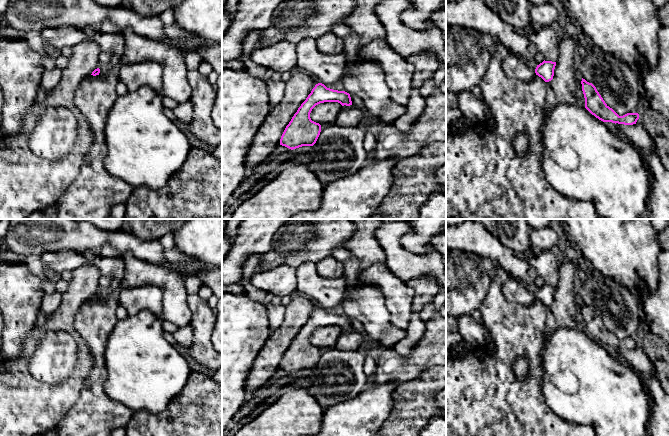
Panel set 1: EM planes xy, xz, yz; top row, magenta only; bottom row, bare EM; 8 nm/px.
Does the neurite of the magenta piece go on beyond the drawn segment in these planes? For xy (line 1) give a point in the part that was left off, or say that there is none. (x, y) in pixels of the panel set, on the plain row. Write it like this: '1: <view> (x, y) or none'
1: none

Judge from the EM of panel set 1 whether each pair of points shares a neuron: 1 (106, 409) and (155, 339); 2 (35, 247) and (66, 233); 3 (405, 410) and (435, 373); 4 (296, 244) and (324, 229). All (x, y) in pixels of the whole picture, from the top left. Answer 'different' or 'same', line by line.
1: different
2: same
3: same
4: same

